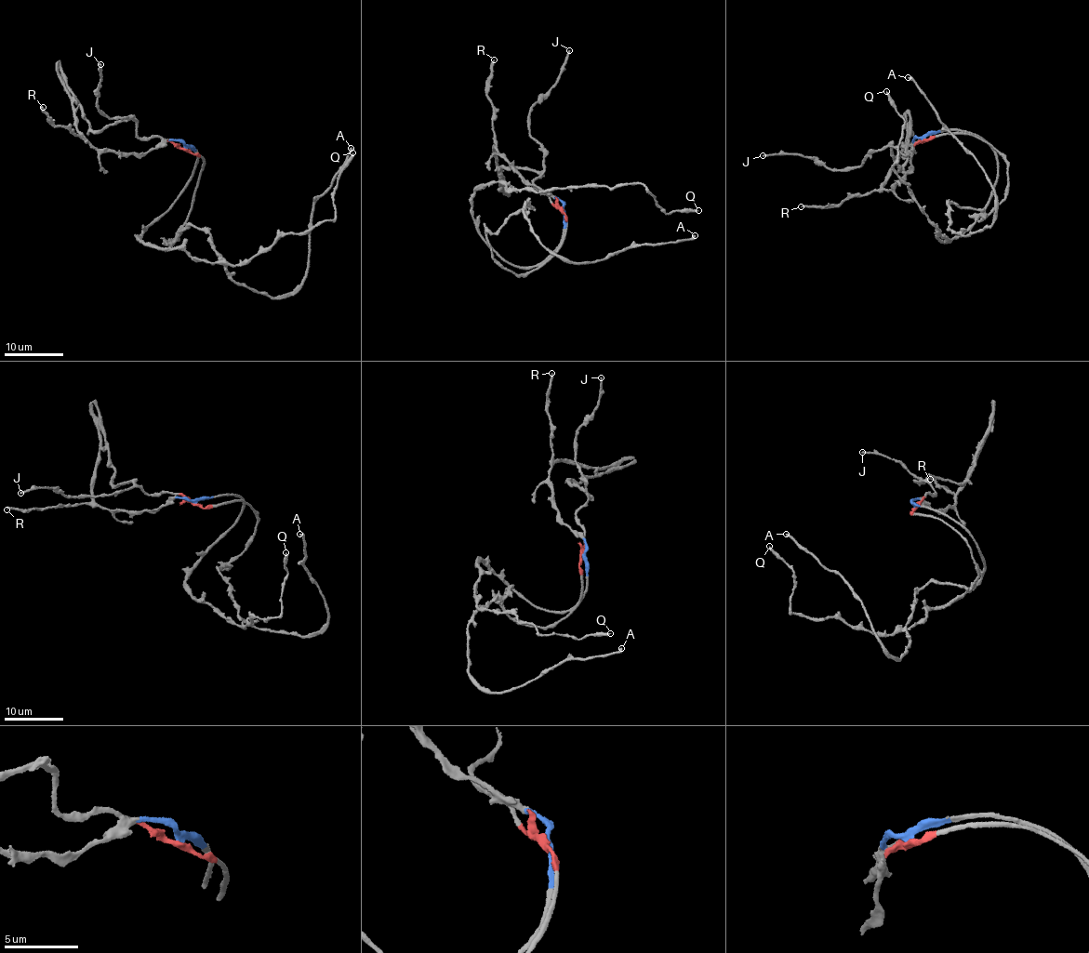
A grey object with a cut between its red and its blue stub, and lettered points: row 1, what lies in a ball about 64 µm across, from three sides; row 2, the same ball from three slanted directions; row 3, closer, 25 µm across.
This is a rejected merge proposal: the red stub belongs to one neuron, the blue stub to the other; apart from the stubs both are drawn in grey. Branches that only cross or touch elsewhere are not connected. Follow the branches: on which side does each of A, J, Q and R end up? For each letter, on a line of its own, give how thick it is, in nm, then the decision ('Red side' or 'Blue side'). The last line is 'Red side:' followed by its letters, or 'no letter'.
A: Thickness 360 nm. Red side
J: Thickness 320 nm. Red side
Q: Thickness 320 nm. Blue side
R: Thickness 280 nm. Blue side
Red side: A, J

